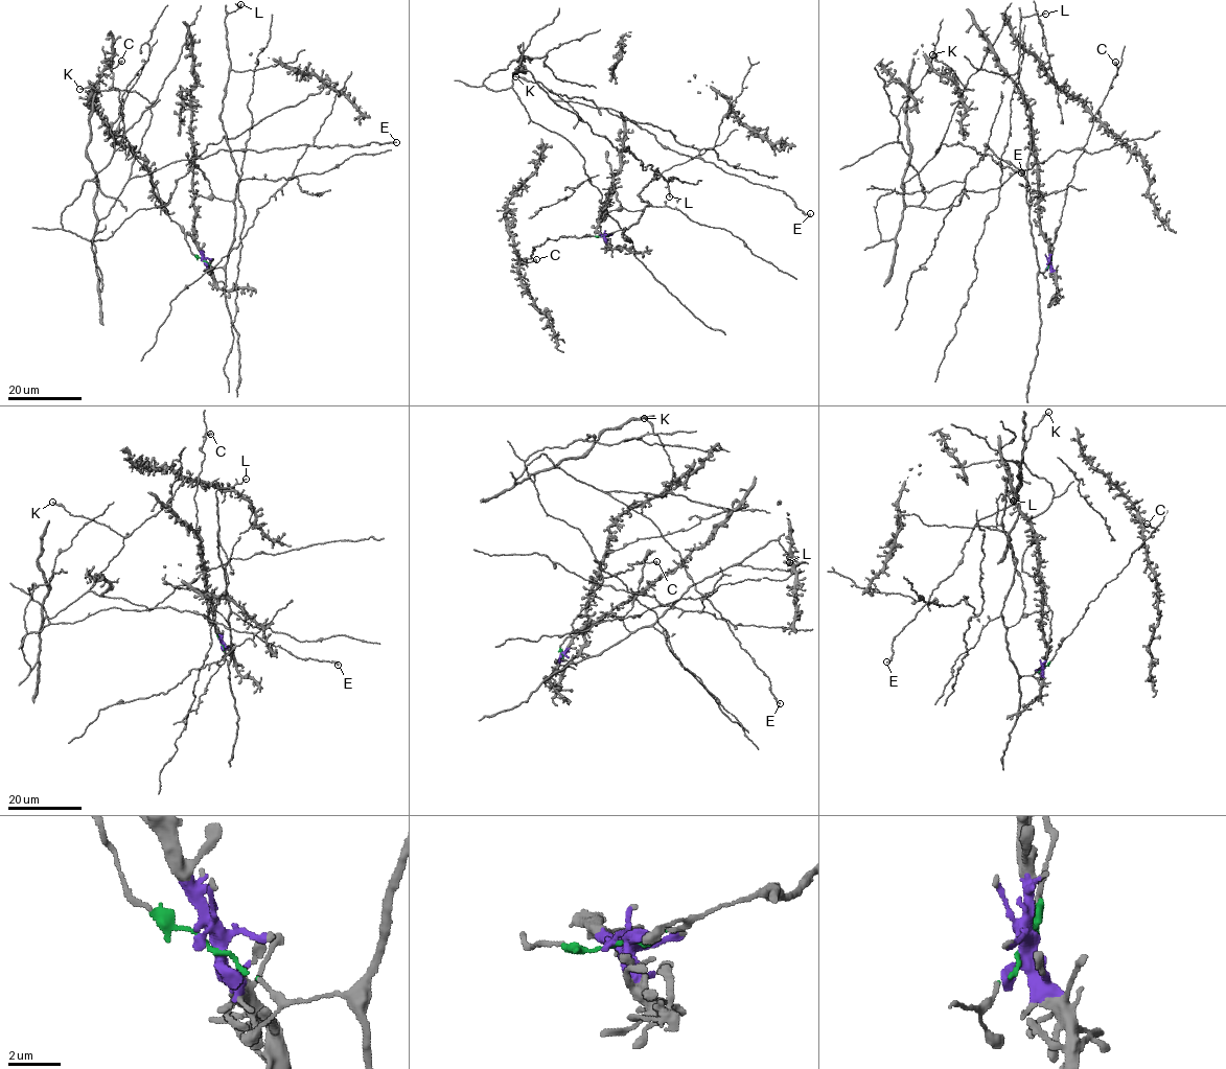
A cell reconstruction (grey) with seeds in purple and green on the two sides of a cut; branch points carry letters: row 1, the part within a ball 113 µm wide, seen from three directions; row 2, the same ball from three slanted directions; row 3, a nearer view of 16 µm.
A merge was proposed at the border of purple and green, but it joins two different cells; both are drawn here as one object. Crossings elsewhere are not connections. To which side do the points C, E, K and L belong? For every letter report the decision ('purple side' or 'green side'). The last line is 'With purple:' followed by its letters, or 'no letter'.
C: green side
E: purple side
K: purple side
L: green side
With purple: E, K

